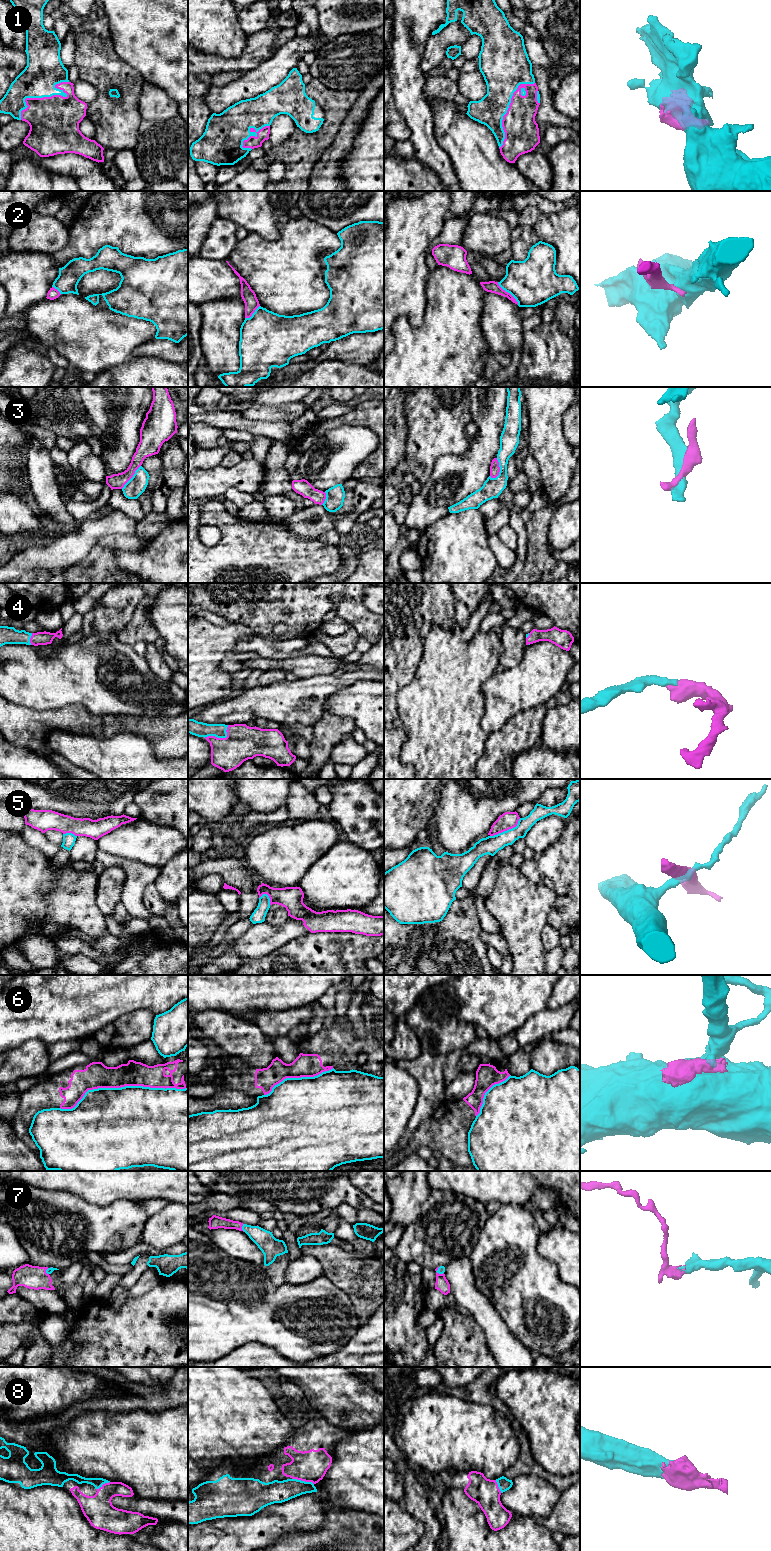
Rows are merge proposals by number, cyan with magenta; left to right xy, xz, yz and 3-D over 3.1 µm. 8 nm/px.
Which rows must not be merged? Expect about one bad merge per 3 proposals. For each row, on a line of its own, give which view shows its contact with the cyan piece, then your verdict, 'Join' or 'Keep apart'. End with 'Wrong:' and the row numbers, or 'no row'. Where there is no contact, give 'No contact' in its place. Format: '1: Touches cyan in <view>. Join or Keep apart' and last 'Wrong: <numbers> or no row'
1: Touches cyan in xy. Join
2: Touches cyan in yz. Keep apart
3: Touches cyan in yz. Keep apart
4: Touches cyan in xz. Join
5: Touches cyan in yz. Keep apart
6: Touches cyan in xy. Keep apart
7: Touches cyan in xz. Join
8: Touches cyan in xz. Join
Wrong: 2, 3, 5, 6

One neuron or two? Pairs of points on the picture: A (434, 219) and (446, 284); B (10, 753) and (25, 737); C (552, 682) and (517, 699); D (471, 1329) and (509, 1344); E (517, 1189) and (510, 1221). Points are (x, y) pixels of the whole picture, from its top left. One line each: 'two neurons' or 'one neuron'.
A: two neurons
B: two neurons
C: one neuron
D: two neurons
E: two neurons

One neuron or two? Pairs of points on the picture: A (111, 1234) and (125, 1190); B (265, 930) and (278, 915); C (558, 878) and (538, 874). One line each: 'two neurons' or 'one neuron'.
A: two neurons
B: two neurons
C: one neuron

